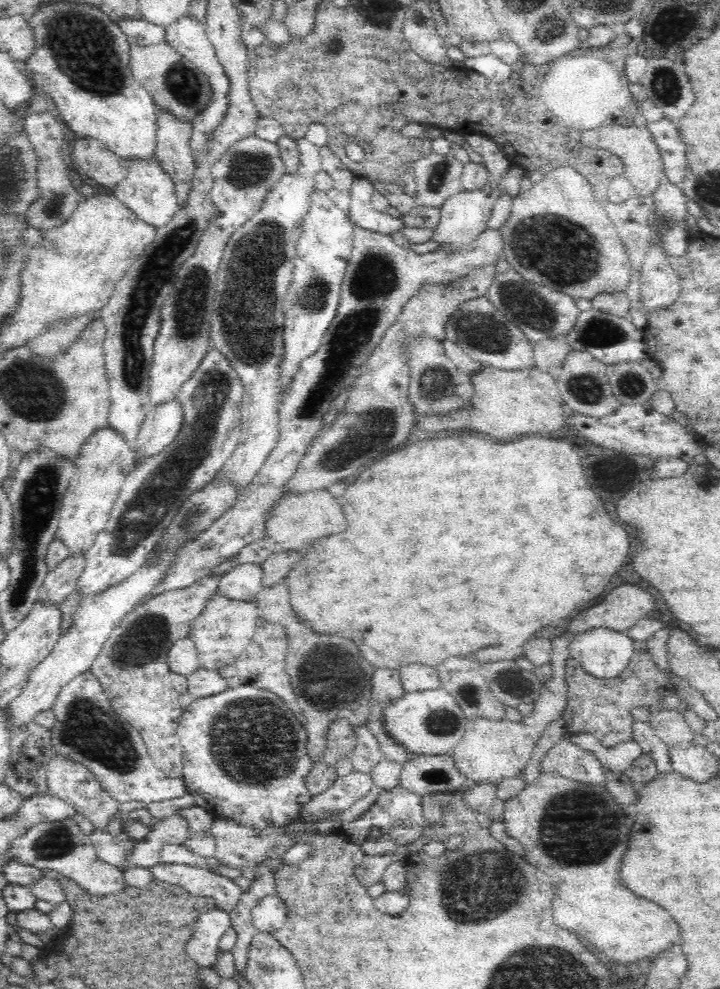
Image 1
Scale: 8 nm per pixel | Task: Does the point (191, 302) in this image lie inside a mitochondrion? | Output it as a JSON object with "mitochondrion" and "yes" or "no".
{"mitochondrion":"yes"}

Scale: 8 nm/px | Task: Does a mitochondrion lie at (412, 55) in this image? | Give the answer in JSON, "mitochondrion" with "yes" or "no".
{"mitochondrion":"no"}

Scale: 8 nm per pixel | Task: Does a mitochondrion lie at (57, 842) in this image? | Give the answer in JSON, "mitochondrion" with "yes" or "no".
{"mitochondrion":"yes"}

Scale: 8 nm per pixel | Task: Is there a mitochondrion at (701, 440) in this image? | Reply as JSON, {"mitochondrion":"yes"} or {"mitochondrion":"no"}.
{"mitochondrion":"no"}

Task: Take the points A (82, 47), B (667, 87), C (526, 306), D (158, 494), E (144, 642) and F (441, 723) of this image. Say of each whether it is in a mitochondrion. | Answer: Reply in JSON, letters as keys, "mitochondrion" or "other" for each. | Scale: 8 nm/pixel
{"A":"mitochondrion","B":"mitochondrion","C":"mitochondrion","D":"mitochondrion","E":"mitochondrion","F":"mitochondrion"}

